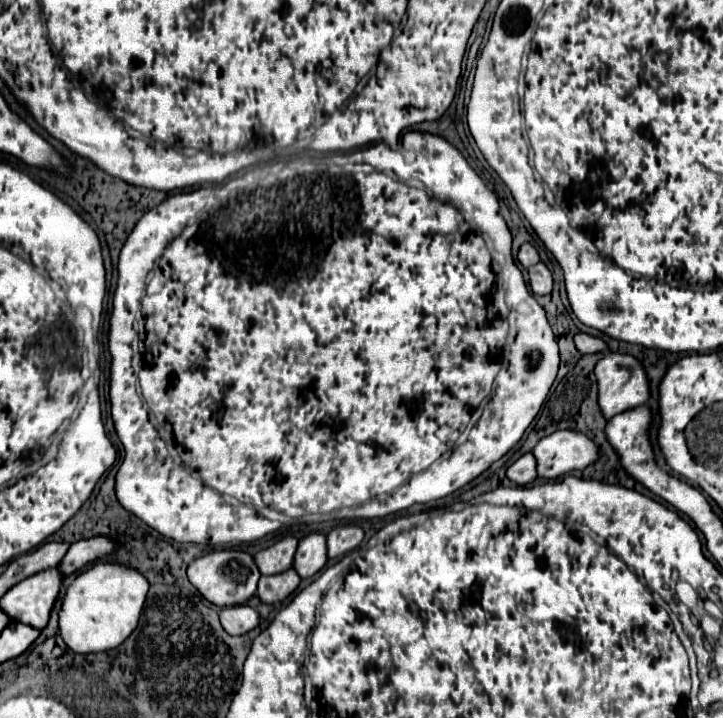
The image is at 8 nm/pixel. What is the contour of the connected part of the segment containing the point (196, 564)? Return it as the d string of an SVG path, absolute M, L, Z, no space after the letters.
M216 549L194 559L188 565L188 579L210 603L232 607L232 605L246 603L256 593L260 571L250 553L236 551L236 549Z

